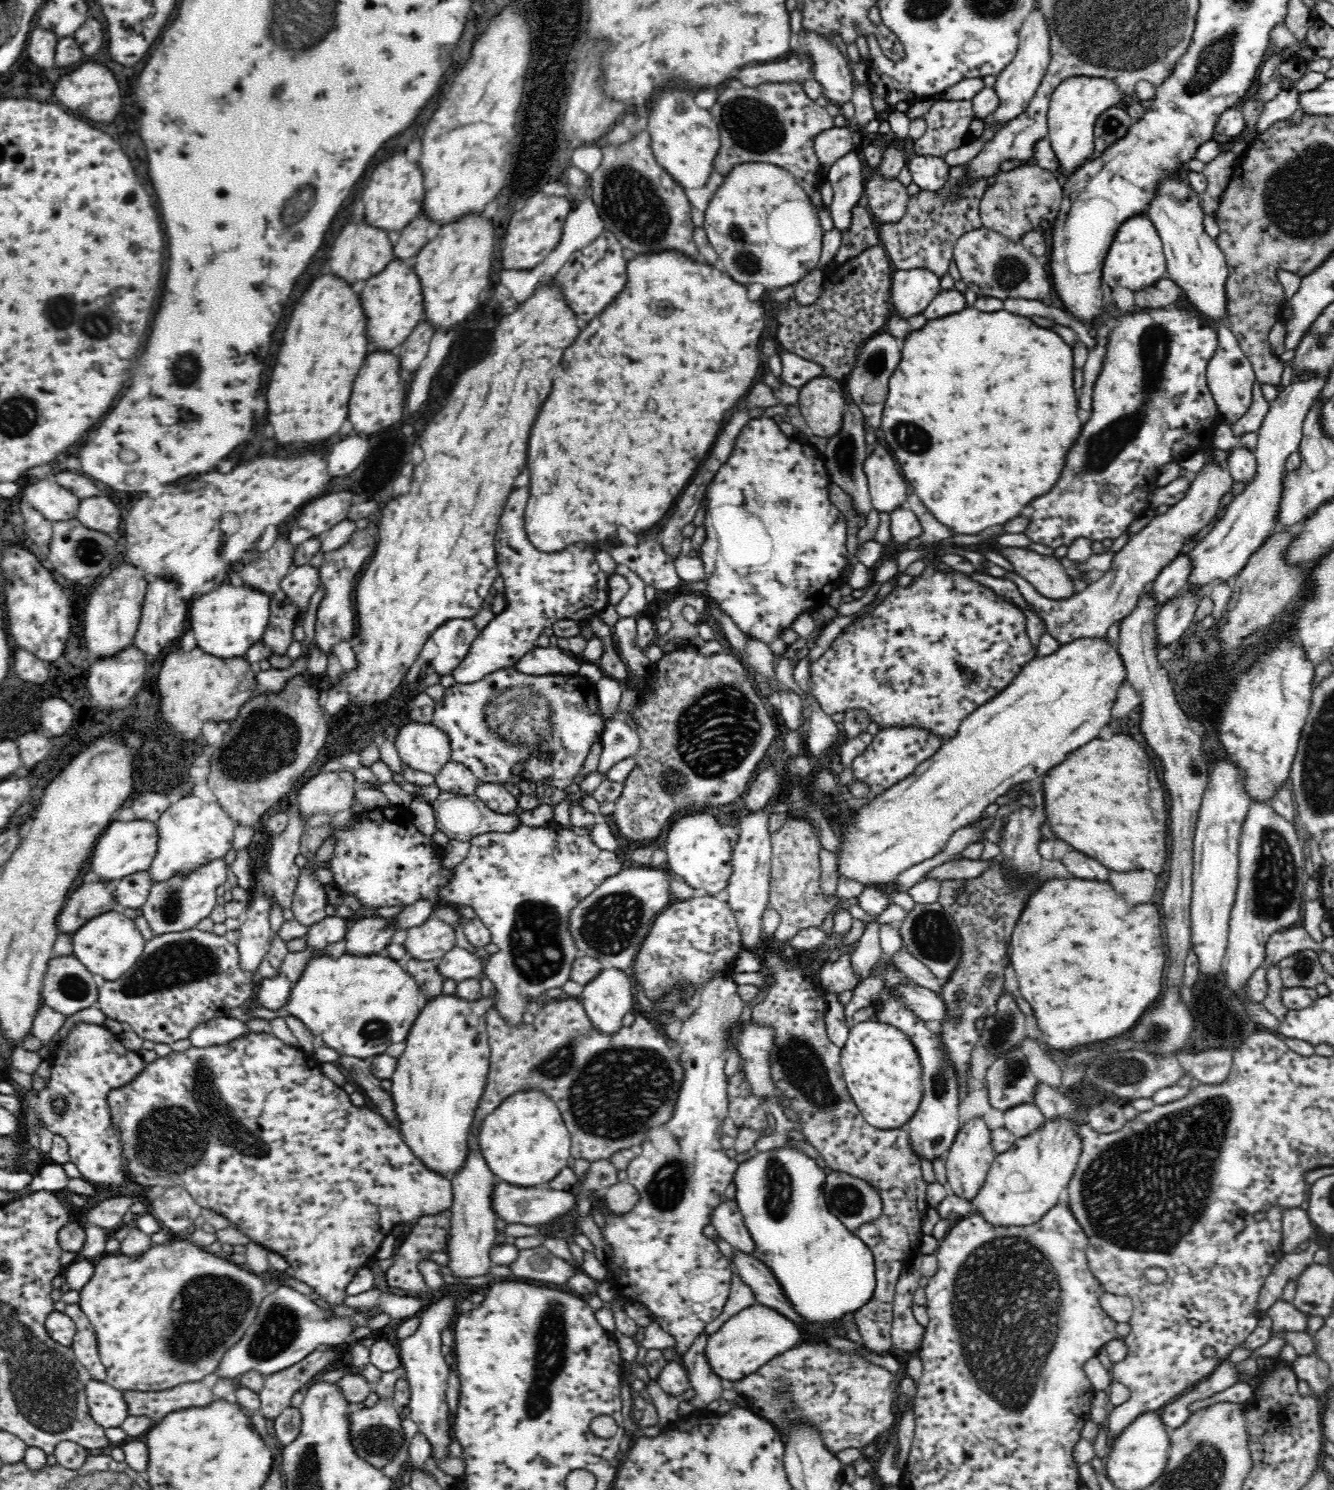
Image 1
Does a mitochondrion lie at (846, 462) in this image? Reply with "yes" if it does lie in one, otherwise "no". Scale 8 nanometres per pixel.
yes

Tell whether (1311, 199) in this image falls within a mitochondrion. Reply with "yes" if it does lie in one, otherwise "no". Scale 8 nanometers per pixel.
yes

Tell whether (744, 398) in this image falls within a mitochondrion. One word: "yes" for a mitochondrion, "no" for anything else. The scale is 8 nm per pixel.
no

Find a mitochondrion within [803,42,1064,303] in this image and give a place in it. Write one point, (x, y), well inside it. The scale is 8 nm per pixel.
(1010, 272)

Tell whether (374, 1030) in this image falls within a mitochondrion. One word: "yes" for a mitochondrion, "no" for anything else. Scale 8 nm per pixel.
yes

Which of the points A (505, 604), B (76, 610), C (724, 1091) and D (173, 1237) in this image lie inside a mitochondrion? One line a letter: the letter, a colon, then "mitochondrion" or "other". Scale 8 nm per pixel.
A: other
B: other
C: other
D: other

